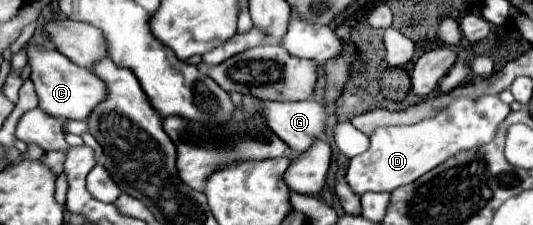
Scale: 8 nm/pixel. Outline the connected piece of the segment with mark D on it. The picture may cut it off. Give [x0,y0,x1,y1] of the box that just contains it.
[347,96,511,194]

